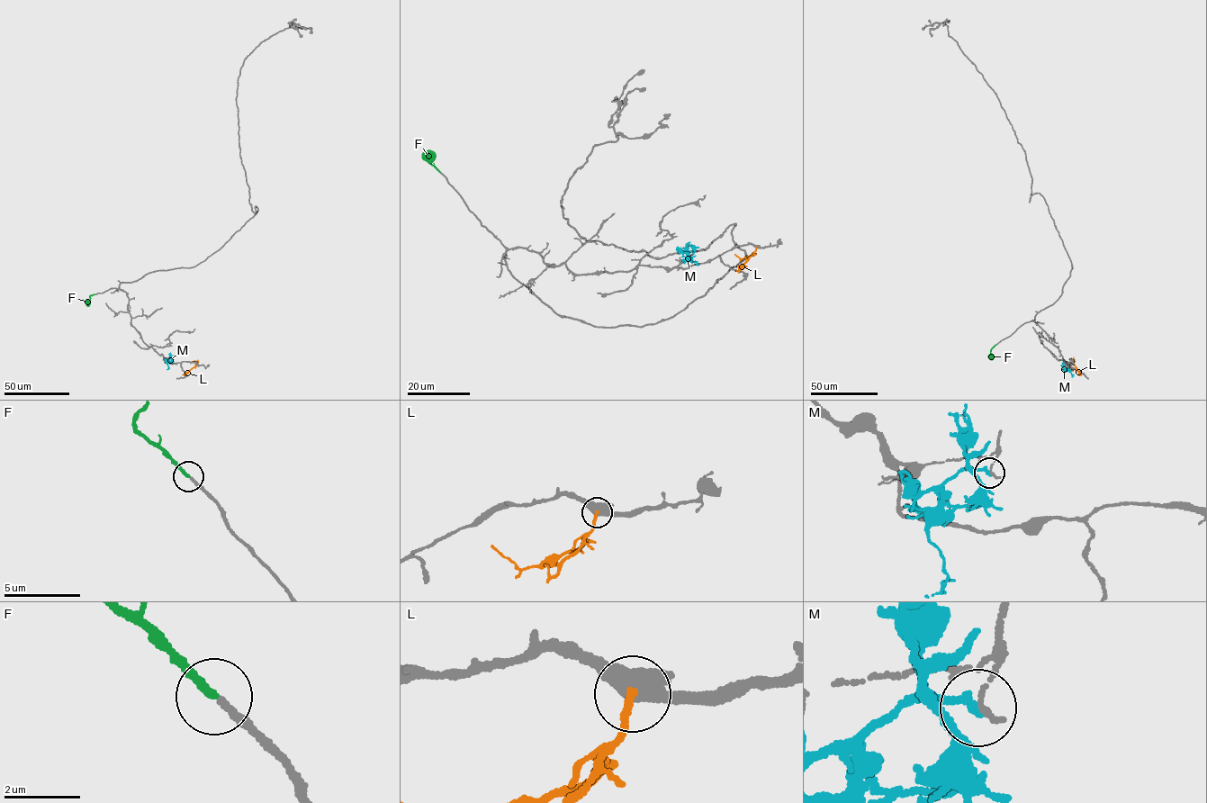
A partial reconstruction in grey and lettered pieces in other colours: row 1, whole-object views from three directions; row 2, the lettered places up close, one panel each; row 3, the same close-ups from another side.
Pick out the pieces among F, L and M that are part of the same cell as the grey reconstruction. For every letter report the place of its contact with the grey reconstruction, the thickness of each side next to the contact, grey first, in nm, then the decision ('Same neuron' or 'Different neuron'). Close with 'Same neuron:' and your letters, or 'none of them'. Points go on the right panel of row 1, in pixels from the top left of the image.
F: Touches grey at (996, 344). Thickness 200 nm (grey) against 200 nm. Same neuron
L: Touches grey at (1071, 364). Thickness 480 nm (grey) against 190 nm. Different neuron
M: Touches grey at (1066, 366). Thickness 150 nm (grey) against 200 nm. Different neuron
Same neuron: F

